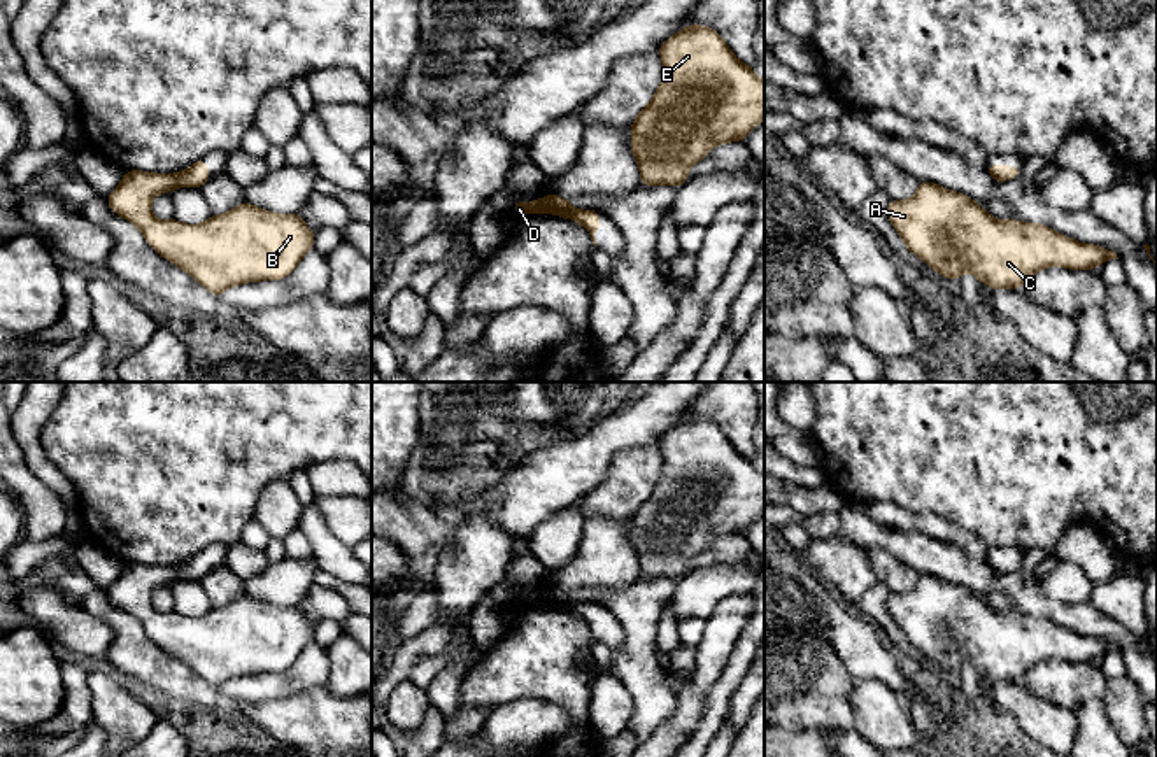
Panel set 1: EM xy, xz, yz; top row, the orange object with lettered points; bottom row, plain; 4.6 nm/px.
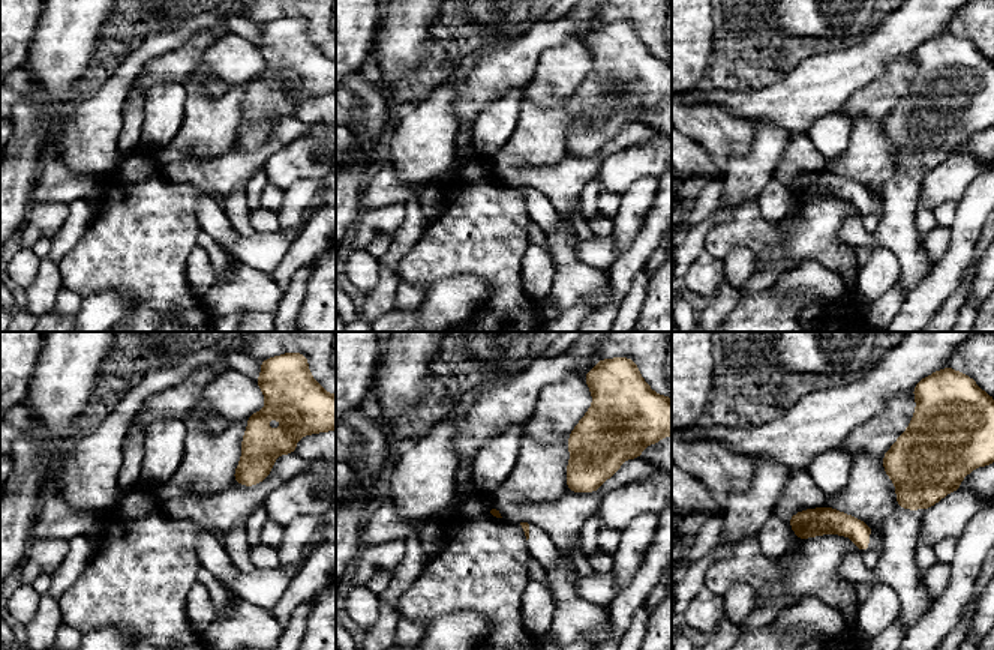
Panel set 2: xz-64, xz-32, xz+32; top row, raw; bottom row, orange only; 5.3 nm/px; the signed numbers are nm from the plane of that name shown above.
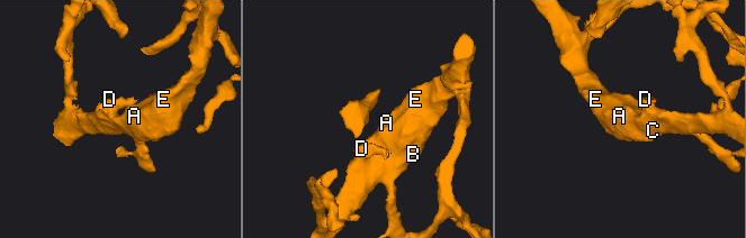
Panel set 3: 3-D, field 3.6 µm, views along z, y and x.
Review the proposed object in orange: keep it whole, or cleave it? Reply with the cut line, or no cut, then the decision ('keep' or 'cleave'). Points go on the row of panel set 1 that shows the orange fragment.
no cut | keep

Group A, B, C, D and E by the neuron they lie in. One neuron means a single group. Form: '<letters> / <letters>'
A B C D E

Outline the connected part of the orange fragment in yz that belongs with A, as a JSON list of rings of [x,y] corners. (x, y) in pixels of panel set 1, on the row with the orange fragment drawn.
[[[927,180],[919,182],[910,200],[891,198],[887,217],[903,238],[905,247],[929,268],[950,280],[959,280],[964,272],[971,272],[978,282],[990,286],[994,291],[1022,289],[1024,282],[1041,268],[1094,270],[1097,265],[1118,259],[1113,251],[1076,242],[1045,224],[1019,219],[999,221],[978,207],[973,198]]]

